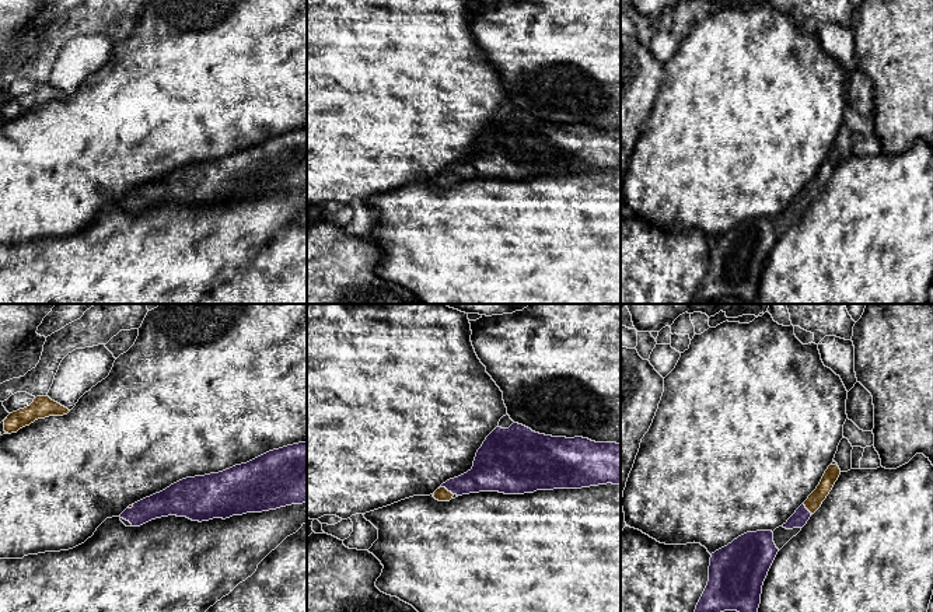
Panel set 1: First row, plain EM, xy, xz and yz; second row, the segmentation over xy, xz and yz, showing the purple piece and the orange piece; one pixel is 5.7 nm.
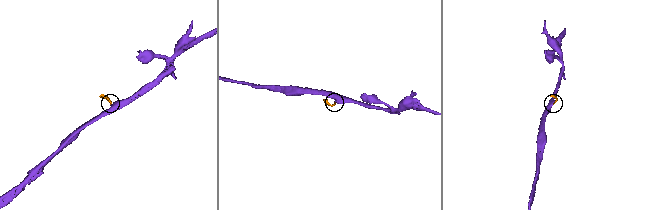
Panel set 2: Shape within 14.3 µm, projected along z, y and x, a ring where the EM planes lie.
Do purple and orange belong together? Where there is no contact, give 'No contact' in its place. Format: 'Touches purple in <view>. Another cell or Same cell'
Touches purple in xz. Same cell

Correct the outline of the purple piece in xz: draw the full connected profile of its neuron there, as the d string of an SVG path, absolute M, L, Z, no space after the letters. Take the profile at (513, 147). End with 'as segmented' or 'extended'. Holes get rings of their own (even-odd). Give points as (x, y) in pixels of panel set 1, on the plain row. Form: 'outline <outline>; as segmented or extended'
outline M513 109L509 115L497 112L478 136L472 155L443 169L434 178L434 185L450 188L454 181L479 178L524 181L537 176L581 175L607 169L621 171L621 130L595 129L583 123L552 123Z; extended

